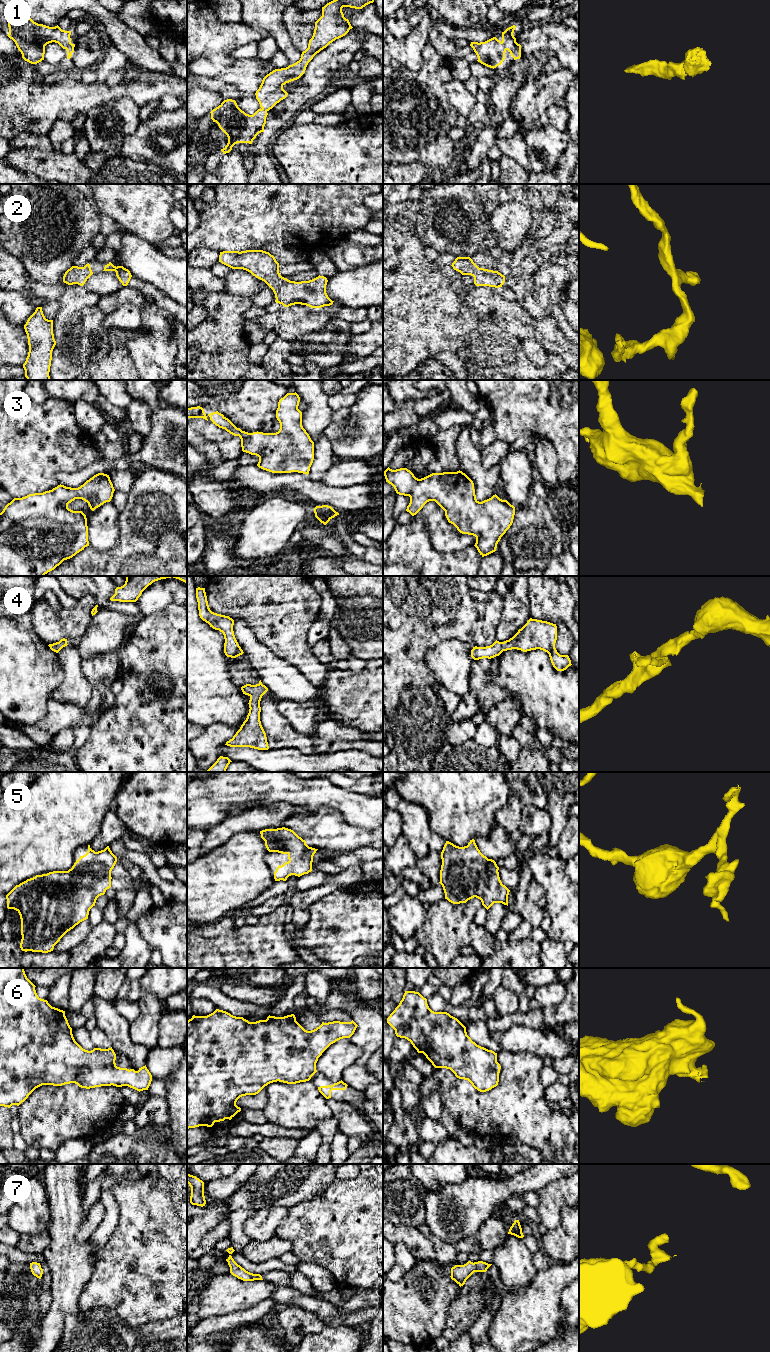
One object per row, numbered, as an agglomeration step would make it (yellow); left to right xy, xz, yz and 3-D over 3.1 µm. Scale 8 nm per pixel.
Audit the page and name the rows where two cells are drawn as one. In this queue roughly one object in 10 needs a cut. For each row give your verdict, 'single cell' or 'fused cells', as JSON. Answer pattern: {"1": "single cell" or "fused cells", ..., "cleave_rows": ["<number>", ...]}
{"1": "single cell", "2": "single cell", "3": "single cell", "4": "single cell", "5": "single cell", "6": "single cell", "7": "single cell", "cleave_rows": []}

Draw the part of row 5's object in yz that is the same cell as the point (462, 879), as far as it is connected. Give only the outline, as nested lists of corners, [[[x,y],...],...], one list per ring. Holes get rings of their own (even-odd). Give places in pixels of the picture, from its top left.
[[[474,839],[464,847],[446,841],[441,859],[439,883],[449,902],[466,903],[476,897],[487,910],[494,903],[508,906],[510,890],[500,880],[499,867],[480,852]]]

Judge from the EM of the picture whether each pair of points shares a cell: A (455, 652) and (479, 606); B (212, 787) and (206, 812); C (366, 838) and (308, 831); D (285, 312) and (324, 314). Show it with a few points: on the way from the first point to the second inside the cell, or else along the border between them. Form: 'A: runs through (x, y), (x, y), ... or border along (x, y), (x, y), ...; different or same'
A: border along (438, 643), (447, 639), (459, 638), (475, 645); different
B: runs through (210, 793), (206, 806); same
C: runs through (352, 837), (340, 837), (328, 831), (322, 831); same
D: runs through (295, 321), (314, 321); same

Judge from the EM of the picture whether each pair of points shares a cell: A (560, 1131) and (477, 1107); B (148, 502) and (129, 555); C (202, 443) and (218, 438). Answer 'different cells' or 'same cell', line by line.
A: same cell
B: same cell
C: different cells

